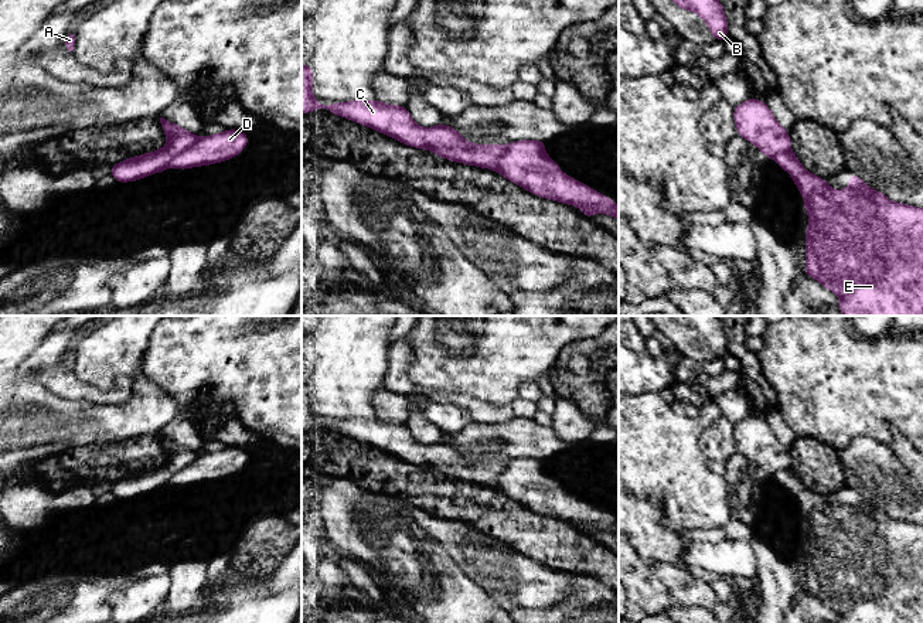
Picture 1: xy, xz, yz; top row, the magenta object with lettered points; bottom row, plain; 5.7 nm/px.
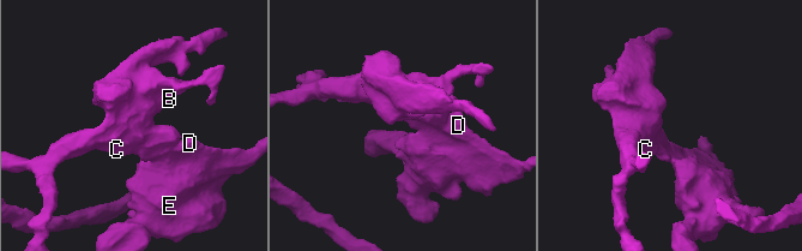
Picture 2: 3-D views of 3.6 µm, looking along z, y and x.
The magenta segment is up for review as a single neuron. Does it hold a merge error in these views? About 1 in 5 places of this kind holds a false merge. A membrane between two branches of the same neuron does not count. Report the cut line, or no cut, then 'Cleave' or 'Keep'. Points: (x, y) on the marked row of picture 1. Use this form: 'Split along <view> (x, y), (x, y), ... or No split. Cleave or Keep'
Split along xy (198, 138), (167, 164). Cleave

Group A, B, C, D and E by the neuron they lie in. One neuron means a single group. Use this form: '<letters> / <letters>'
A B C / D E

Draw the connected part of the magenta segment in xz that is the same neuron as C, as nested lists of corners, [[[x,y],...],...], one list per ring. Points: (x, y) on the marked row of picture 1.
[[[311,64],[302,65],[302,113],[323,108],[333,115],[371,127],[409,147],[425,149],[446,160],[481,168],[494,170],[508,149],[508,144],[501,143],[470,143],[456,129],[443,123],[422,127],[412,120],[408,108],[392,106],[379,99],[357,99],[324,106],[313,98]]]

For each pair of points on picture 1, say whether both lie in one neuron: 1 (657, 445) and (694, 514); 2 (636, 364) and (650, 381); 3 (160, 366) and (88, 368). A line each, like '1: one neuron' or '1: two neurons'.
1: one neuron
2: one neuron
3: two neurons

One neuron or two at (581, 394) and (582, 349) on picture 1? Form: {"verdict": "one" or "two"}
{"verdict": "one"}

